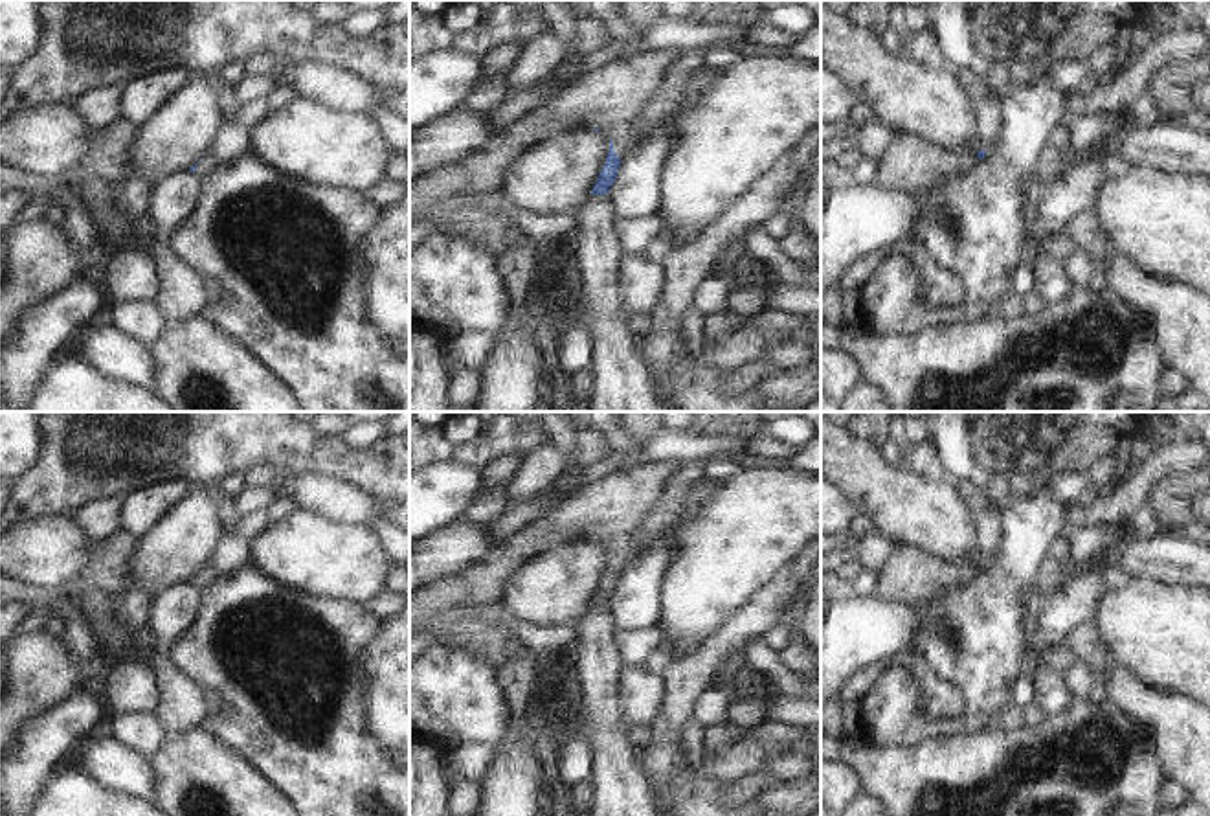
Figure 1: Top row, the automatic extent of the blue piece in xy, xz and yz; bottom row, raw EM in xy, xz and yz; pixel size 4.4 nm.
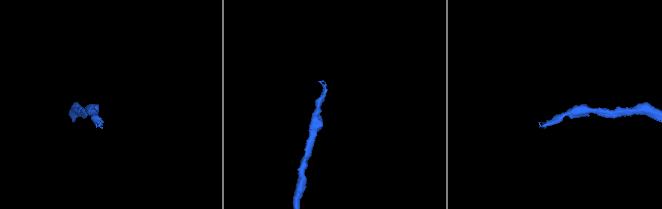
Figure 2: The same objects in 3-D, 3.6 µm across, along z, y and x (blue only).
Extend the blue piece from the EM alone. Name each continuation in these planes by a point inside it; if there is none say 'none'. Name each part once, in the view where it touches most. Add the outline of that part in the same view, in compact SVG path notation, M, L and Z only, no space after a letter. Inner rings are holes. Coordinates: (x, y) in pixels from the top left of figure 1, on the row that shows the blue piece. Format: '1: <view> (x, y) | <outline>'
1: xz (610, 100) | M657 50L578 75L545 107L501 129L487 151L409 184L409 222L457 197L503 193L510 169L523 156L573 130L600 129L622 158L633 119L655 96L676 59L672 50Z

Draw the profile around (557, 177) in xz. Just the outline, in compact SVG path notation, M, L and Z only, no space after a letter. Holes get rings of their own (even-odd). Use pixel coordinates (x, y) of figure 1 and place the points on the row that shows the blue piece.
M580 129L545 142L509 173L503 193L538 215L577 215L604 167L610 138Z

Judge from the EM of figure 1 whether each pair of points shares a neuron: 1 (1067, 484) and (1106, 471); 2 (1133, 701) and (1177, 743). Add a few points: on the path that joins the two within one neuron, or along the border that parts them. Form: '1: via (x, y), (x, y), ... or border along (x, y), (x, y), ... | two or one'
1: via (1076, 482), (1097, 475) | one
2: via (1144, 708), (1168, 732) | one

